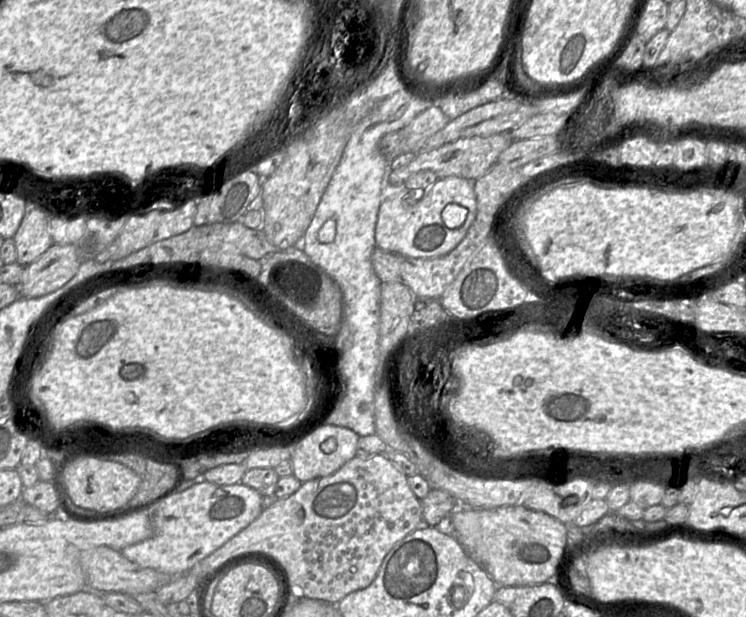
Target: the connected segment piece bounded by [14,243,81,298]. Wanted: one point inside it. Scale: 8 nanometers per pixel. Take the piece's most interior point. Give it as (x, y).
(58, 264)

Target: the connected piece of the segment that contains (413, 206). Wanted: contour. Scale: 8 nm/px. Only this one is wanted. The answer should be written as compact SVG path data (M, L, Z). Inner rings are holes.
M449 176L437 179L429 189L406 189L392 198L384 199L379 206L375 226L376 246L398 256L411 258L436 258L448 254L464 239L476 218L477 201L473 182L461 177Z

